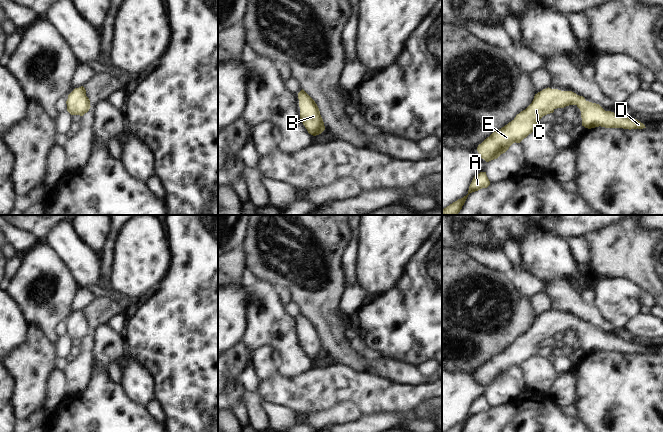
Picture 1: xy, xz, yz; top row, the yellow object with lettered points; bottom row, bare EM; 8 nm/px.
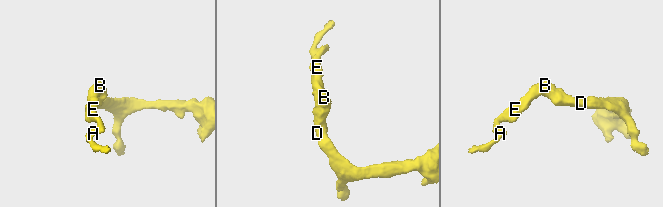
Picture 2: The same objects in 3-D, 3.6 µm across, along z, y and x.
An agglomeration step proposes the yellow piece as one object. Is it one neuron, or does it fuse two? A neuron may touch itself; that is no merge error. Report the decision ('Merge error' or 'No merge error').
No merge error.

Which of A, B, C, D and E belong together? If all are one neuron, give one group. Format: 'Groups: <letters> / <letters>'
Groups: A B C D E.

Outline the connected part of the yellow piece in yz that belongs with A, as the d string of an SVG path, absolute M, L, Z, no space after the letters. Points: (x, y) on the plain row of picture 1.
M480 396L478 399L474 400L468 414L468 418L461 423L453 426L446 432L462 432L468 419L472 416L478 415L482 412L487 412L490 409L490 405L486 399L486 396Z

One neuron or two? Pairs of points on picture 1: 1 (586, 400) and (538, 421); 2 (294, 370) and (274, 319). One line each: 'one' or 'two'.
1: two
2: one

